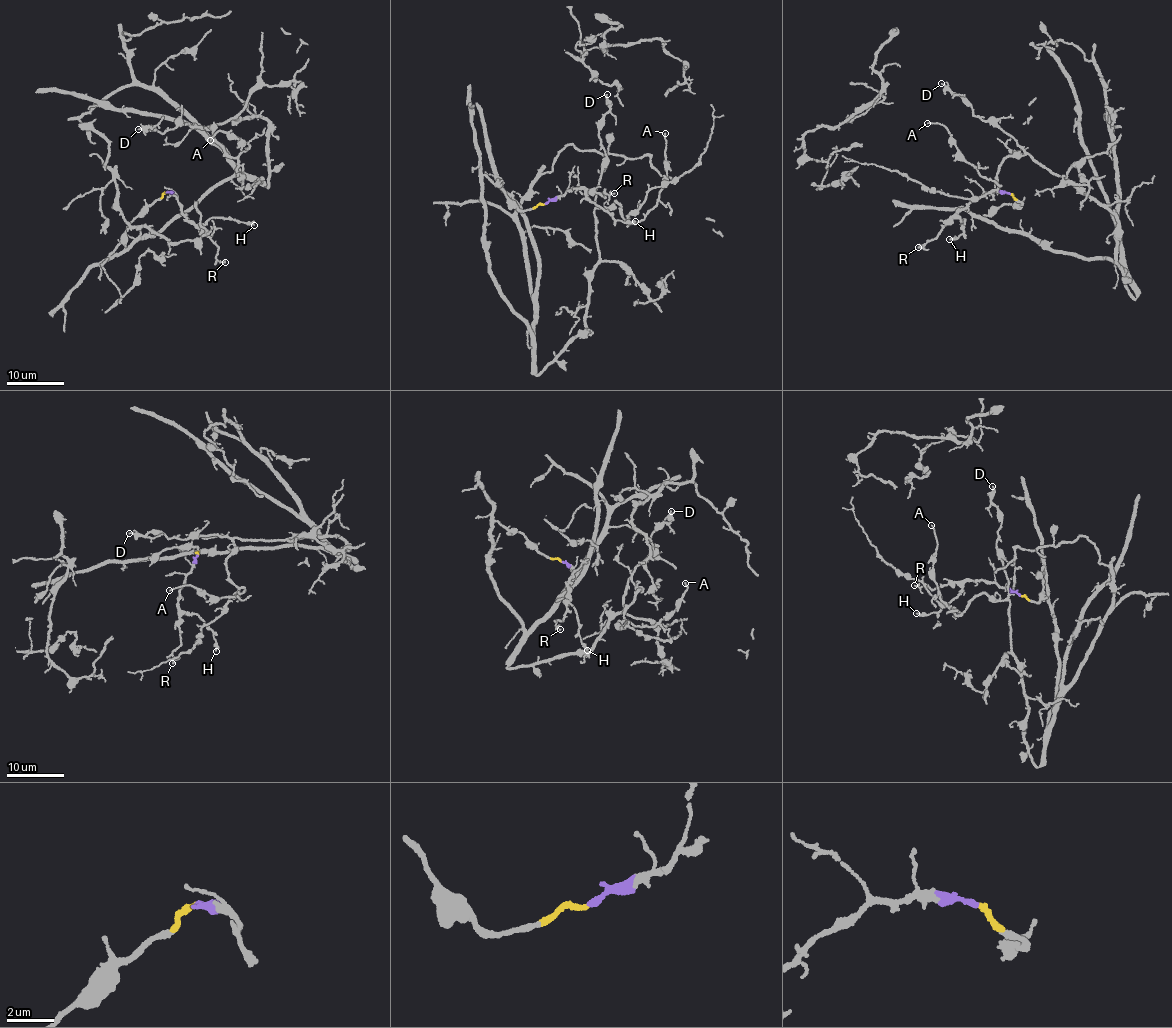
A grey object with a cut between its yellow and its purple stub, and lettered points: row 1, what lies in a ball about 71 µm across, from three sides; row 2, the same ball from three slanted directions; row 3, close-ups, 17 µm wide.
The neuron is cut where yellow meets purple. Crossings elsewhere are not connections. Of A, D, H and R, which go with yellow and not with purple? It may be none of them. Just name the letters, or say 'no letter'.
A, D

